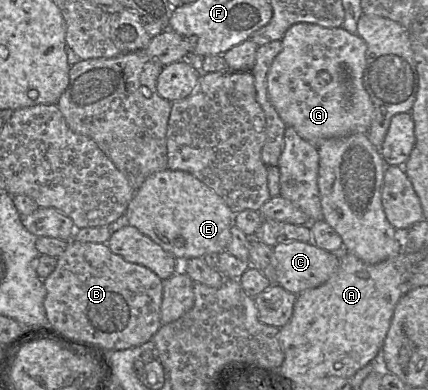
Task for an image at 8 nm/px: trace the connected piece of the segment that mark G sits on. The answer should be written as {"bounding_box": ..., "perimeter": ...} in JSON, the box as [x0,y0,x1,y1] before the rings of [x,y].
{"bounding_box":[267,23,374,146],"perimeter":[[[312,23],[292,25],[281,39],[282,51],[274,58],[267,75],[268,97],[282,121],[304,140],[316,146],[323,140],[367,132],[374,107],[363,85],[367,45],[343,27],[326,28]]]}

